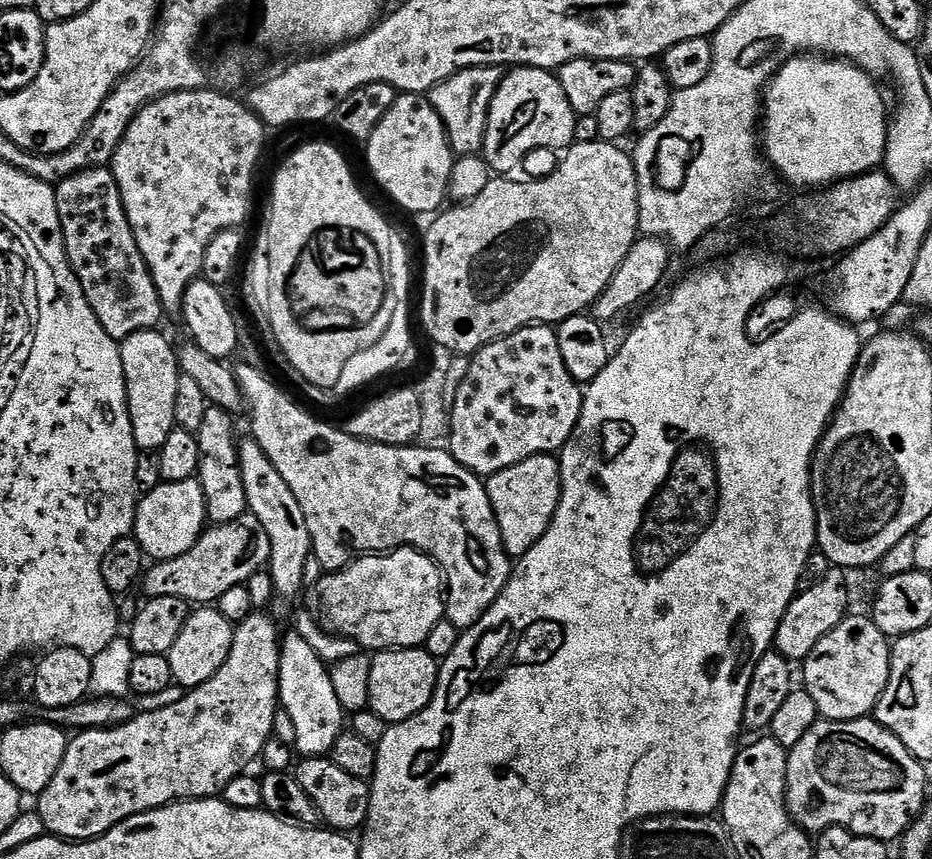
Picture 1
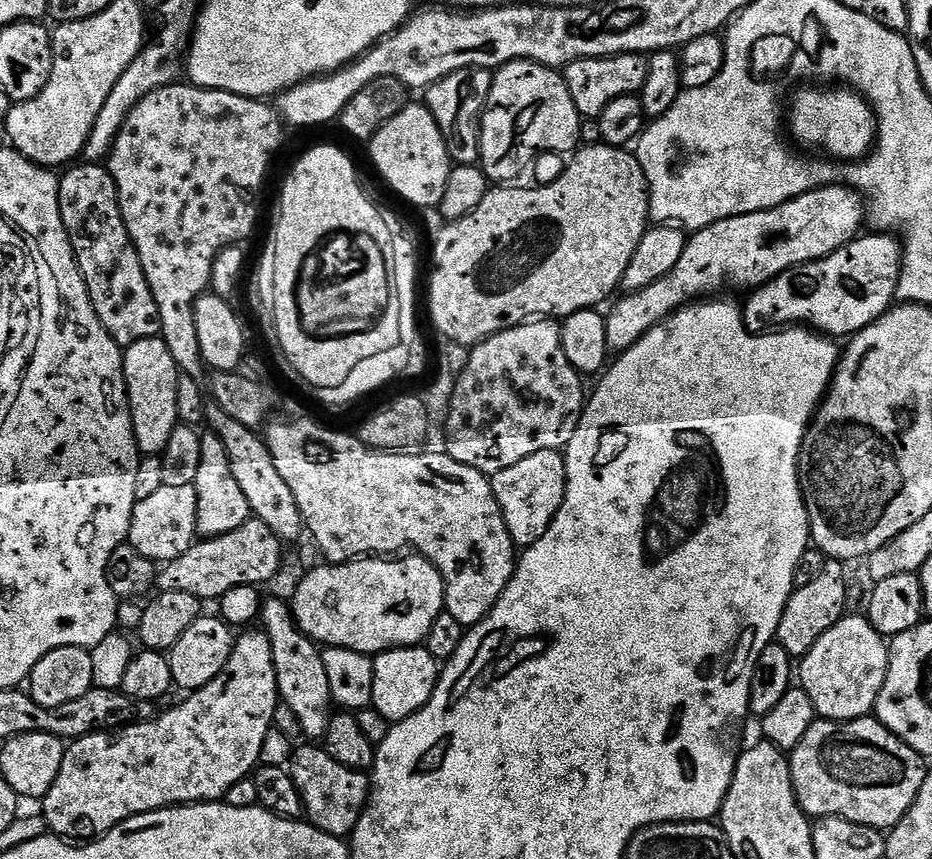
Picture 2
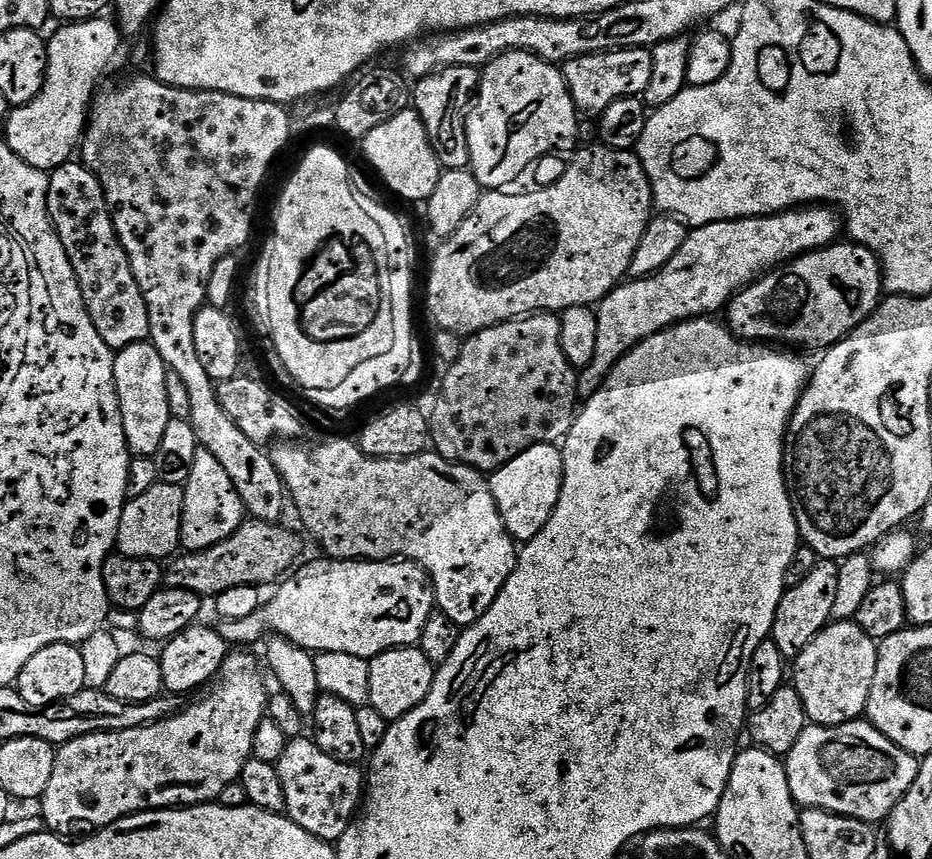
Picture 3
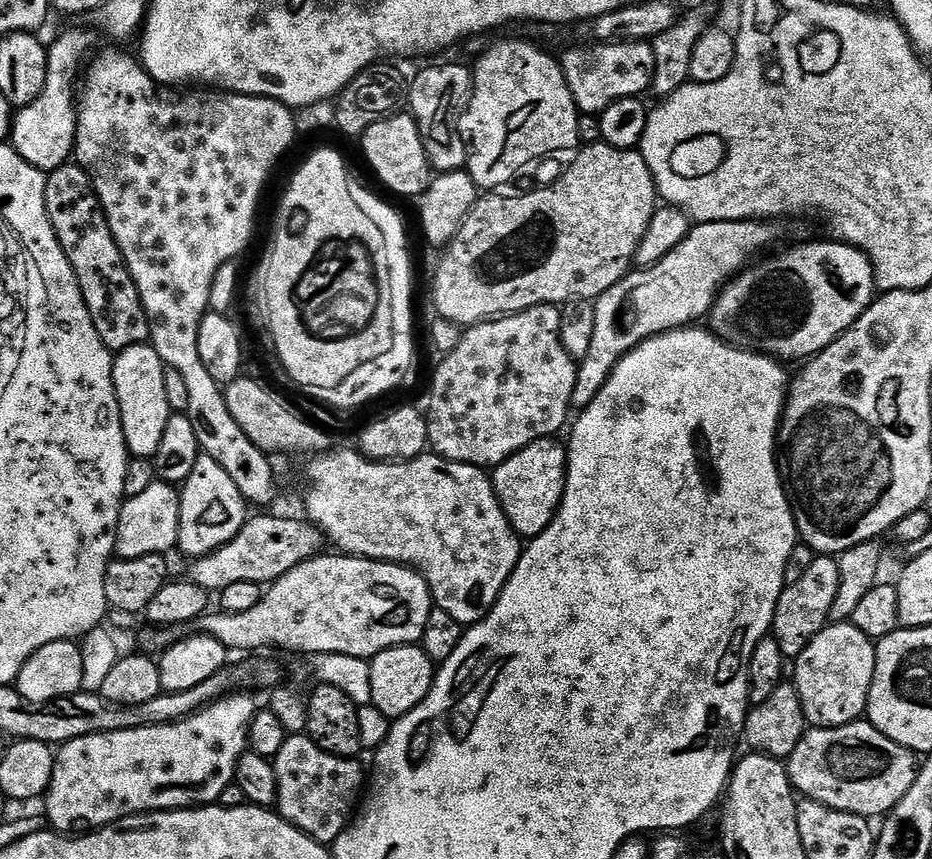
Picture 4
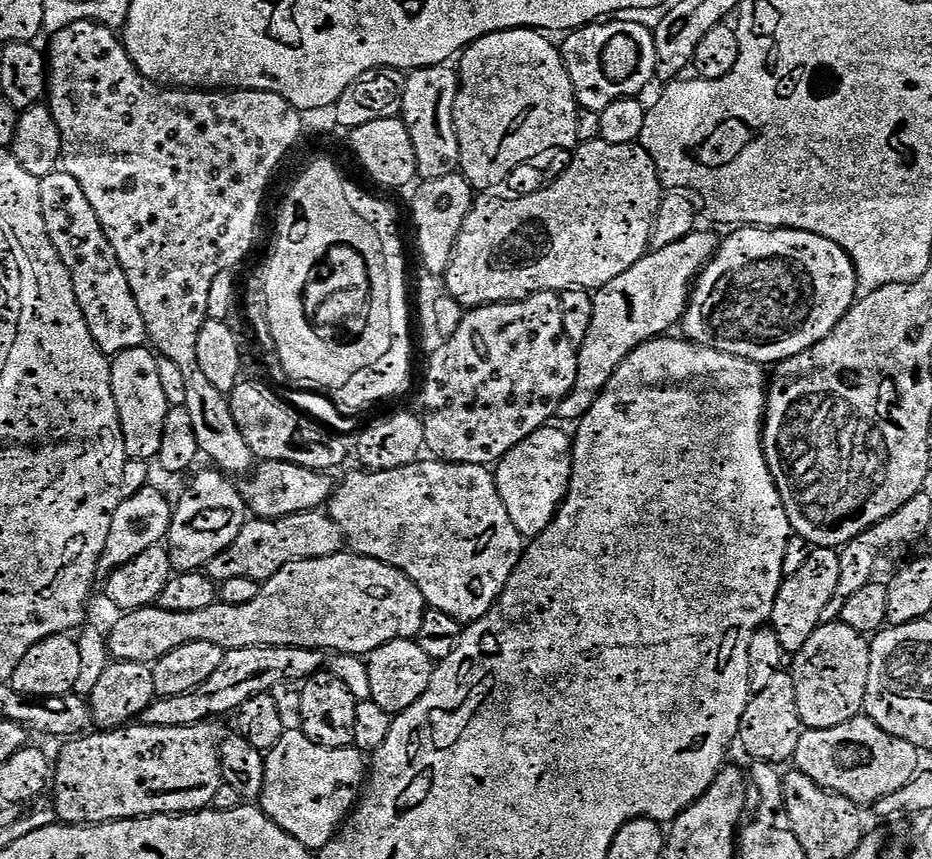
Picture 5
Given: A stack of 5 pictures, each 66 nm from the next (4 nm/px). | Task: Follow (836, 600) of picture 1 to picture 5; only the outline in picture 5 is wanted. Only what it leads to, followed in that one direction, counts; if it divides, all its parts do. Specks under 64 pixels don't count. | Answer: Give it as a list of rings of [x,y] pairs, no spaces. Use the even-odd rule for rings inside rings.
[[[813,547],[809,551],[806,562],[798,566],[798,570],[792,576],[785,576],[784,583],[778,590],[778,598],[774,598],[774,610],[770,627],[774,634],[778,634],[778,642],[782,642],[782,650],[785,654],[795,654],[810,642],[810,634],[821,626],[821,613],[830,598],[835,597],[835,591],[839,584],[839,560],[840,553],[835,548]]]

